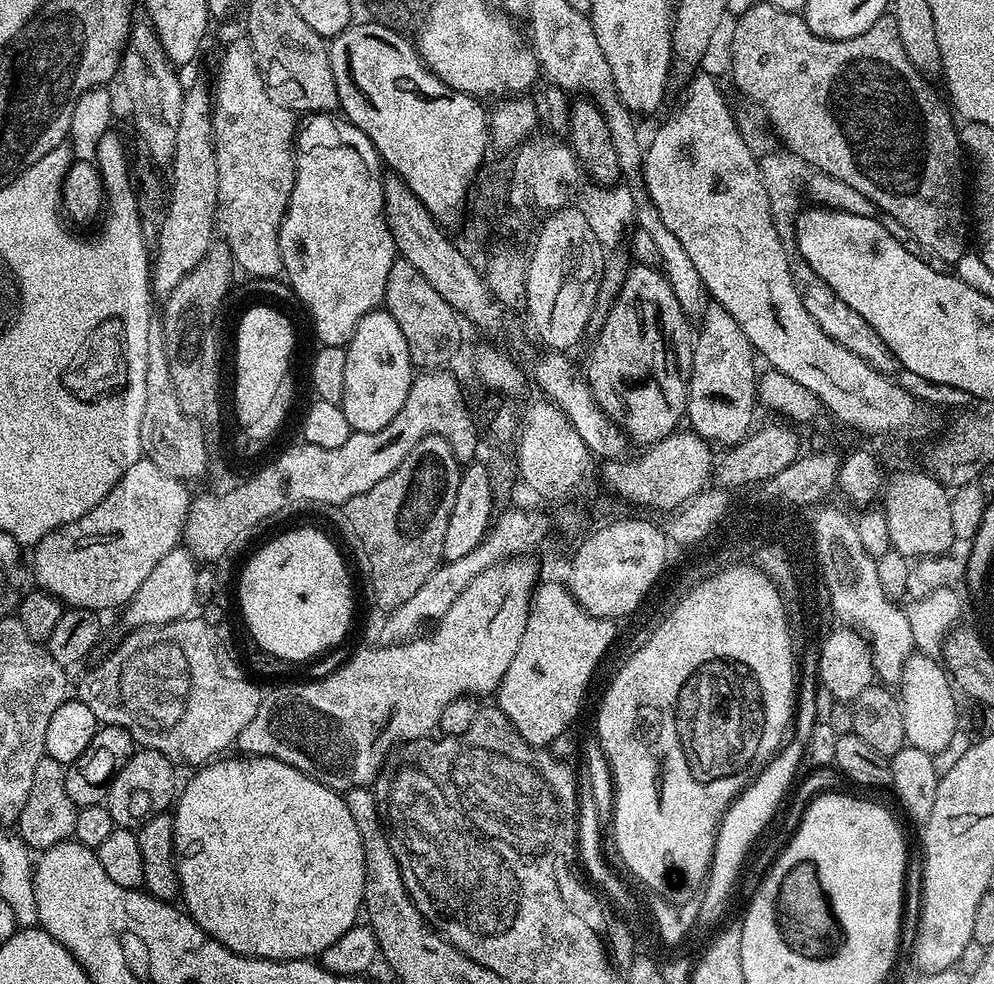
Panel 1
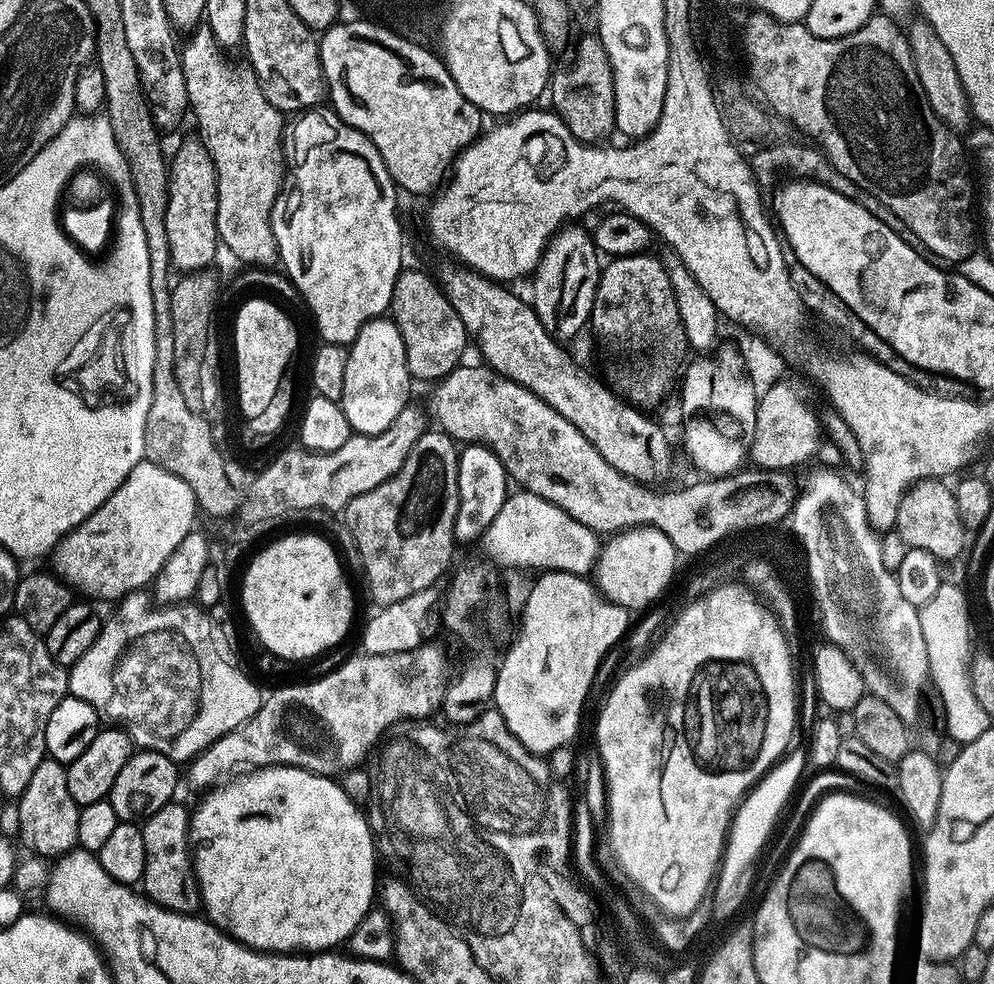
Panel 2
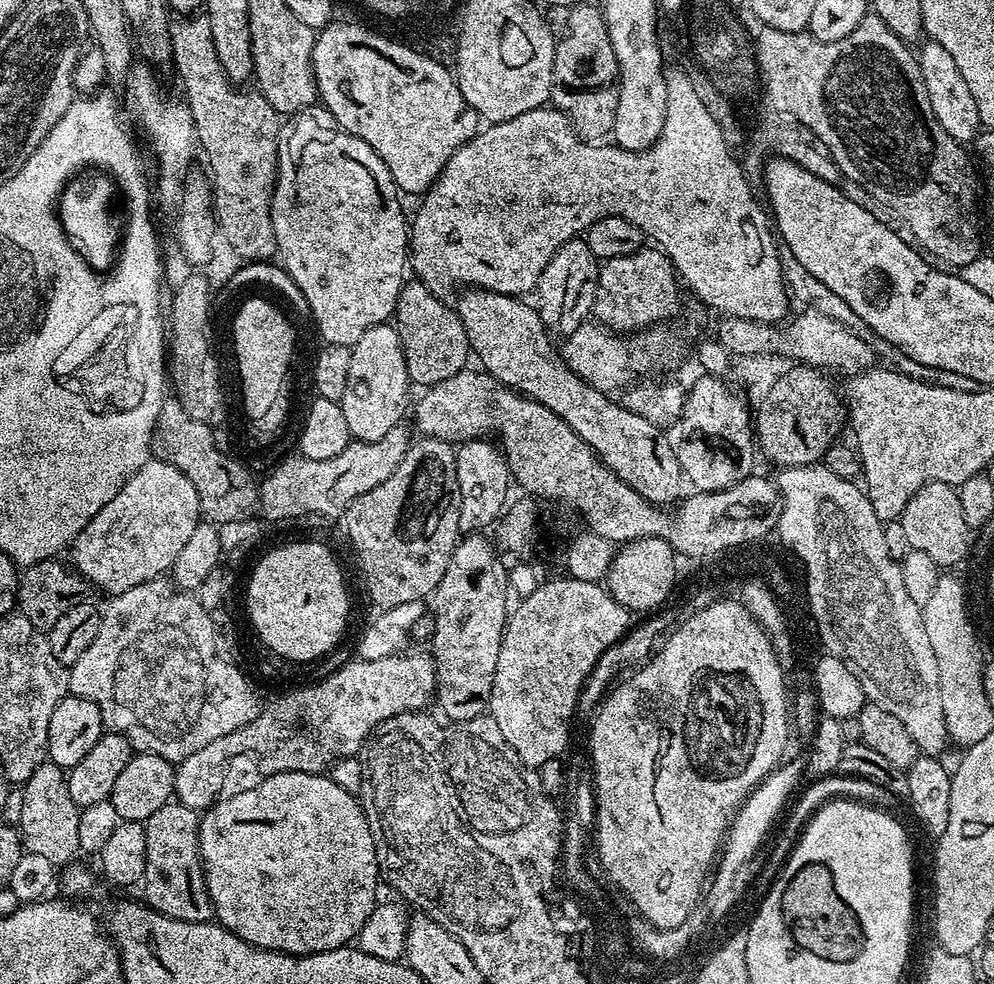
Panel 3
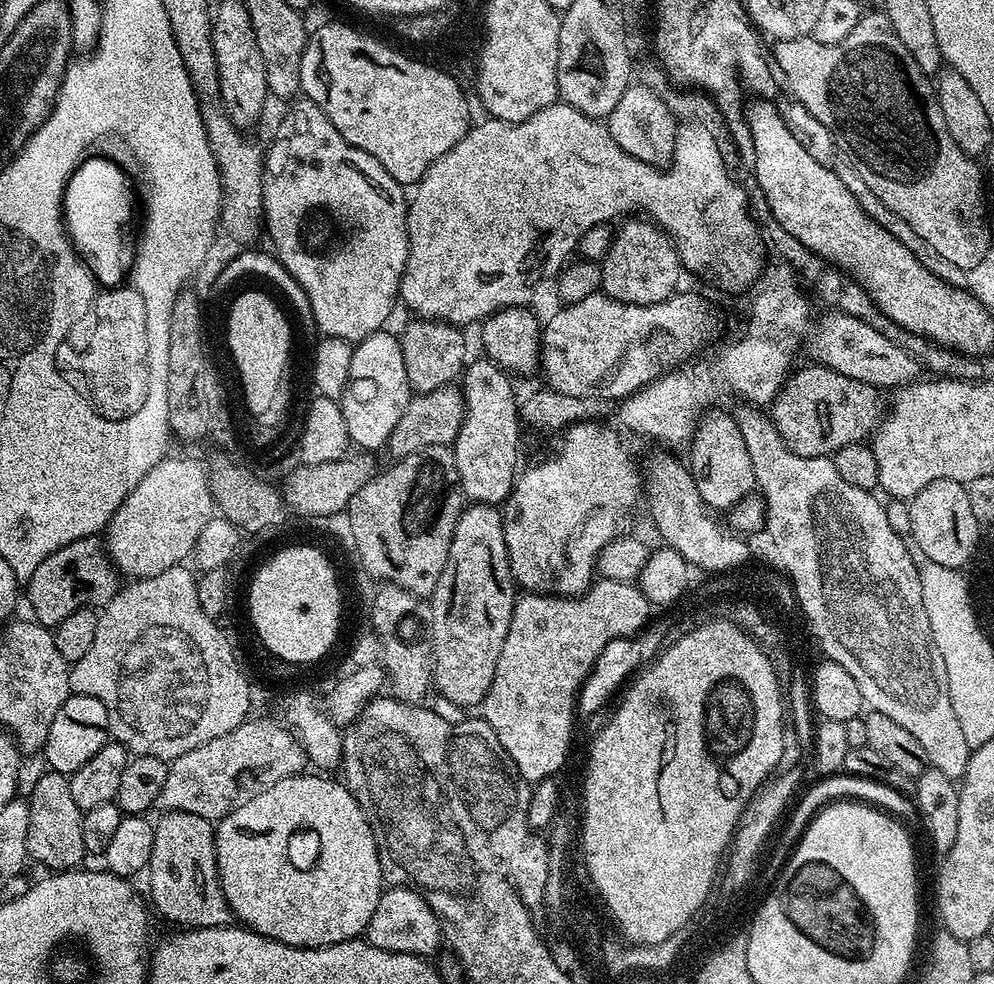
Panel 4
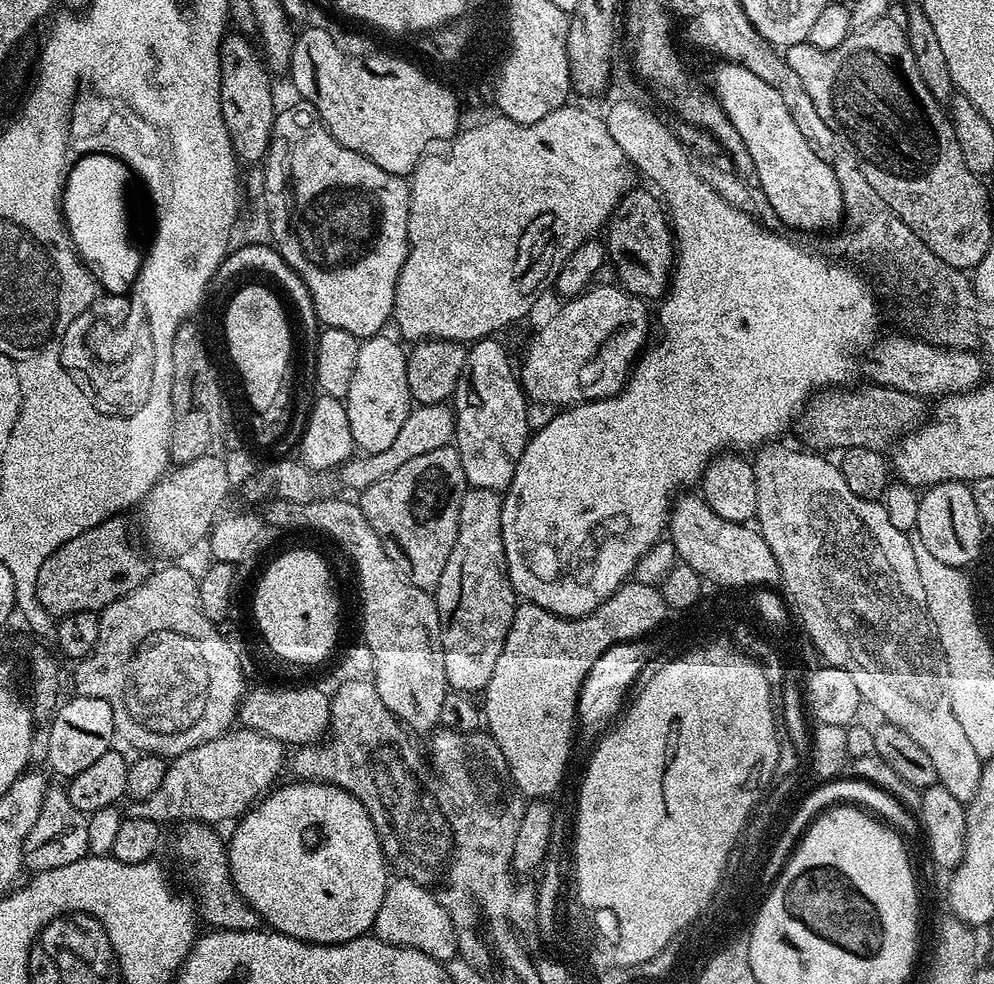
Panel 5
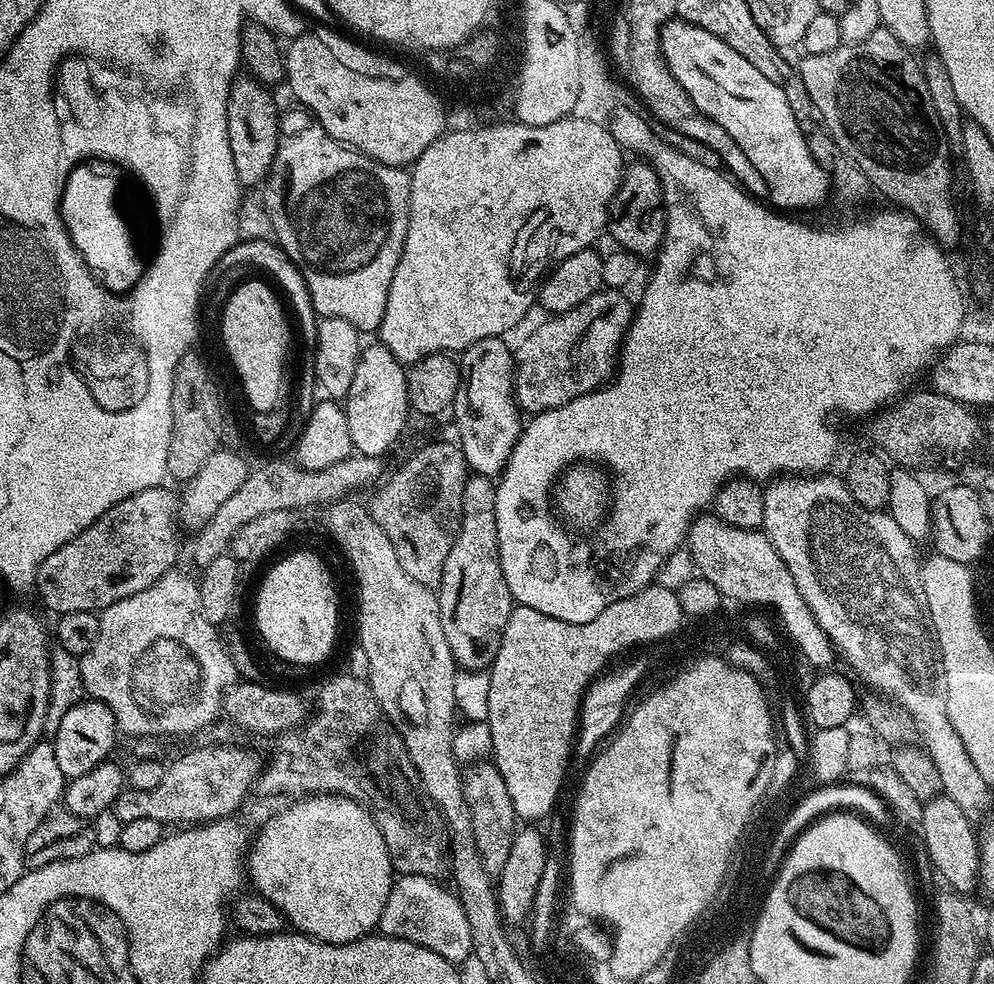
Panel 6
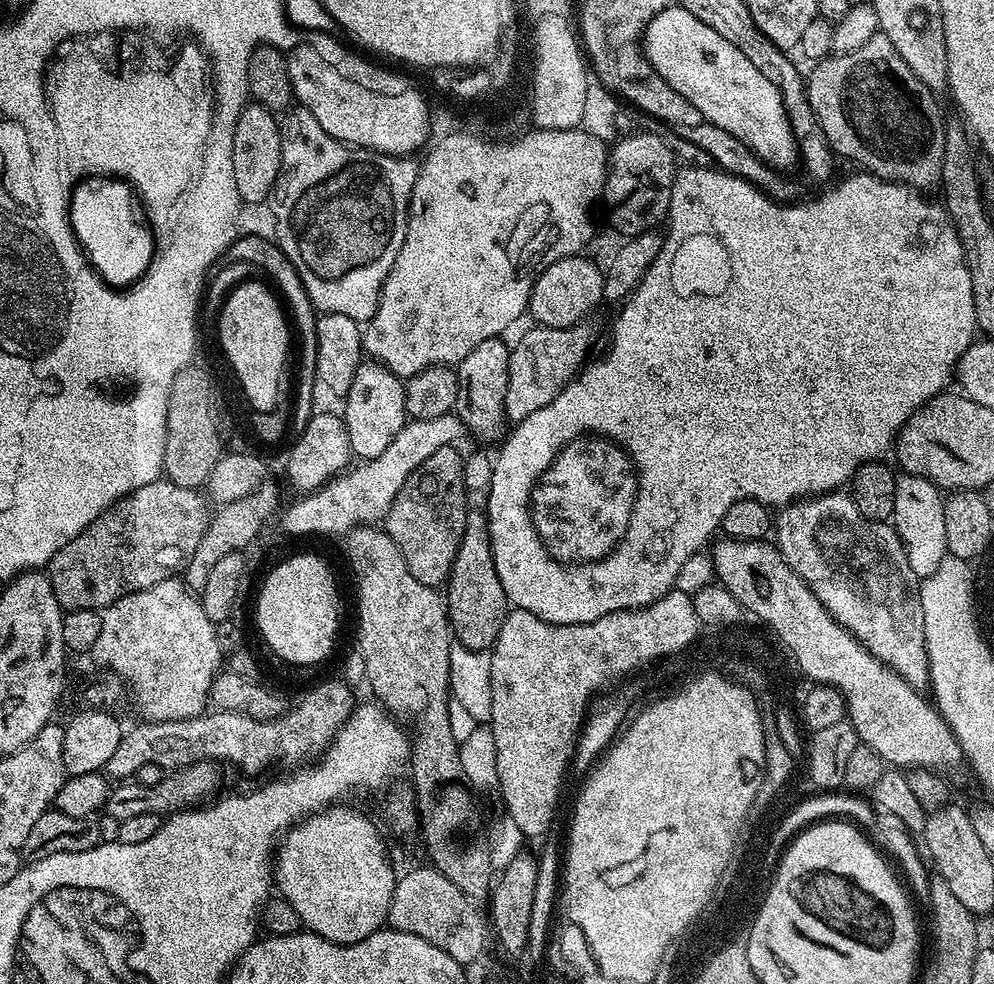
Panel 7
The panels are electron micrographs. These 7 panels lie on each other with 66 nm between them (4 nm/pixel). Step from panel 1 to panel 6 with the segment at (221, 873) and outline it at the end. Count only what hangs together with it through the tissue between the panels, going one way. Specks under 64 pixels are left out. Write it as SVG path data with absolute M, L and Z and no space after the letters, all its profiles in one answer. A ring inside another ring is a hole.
M308 794L303 798L297 799L289 808L281 810L277 816L272 816L260 828L260 833L255 833L250 847L246 853L246 876L253 884L255 891L283 914L285 921L295 931L312 937L313 940L321 940L327 944L349 944L355 940L362 939L369 935L379 925L382 918L382 910L386 906L386 898L390 898L390 890L394 883L394 871L390 862L390 855L387 853L386 838L382 838L382 832L374 822L374 818L368 813L367 809L357 800L351 800L349 796L331 794Z

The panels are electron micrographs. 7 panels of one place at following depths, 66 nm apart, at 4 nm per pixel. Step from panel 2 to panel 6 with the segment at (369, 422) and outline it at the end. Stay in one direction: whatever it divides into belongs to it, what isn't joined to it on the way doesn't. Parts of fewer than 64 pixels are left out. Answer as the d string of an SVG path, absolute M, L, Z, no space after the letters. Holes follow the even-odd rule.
M373 342L365 347L358 358L358 370L354 370L354 383L342 401L346 422L350 422L352 447L362 456L383 457L396 444L396 439L408 424L408 374L384 344Z

